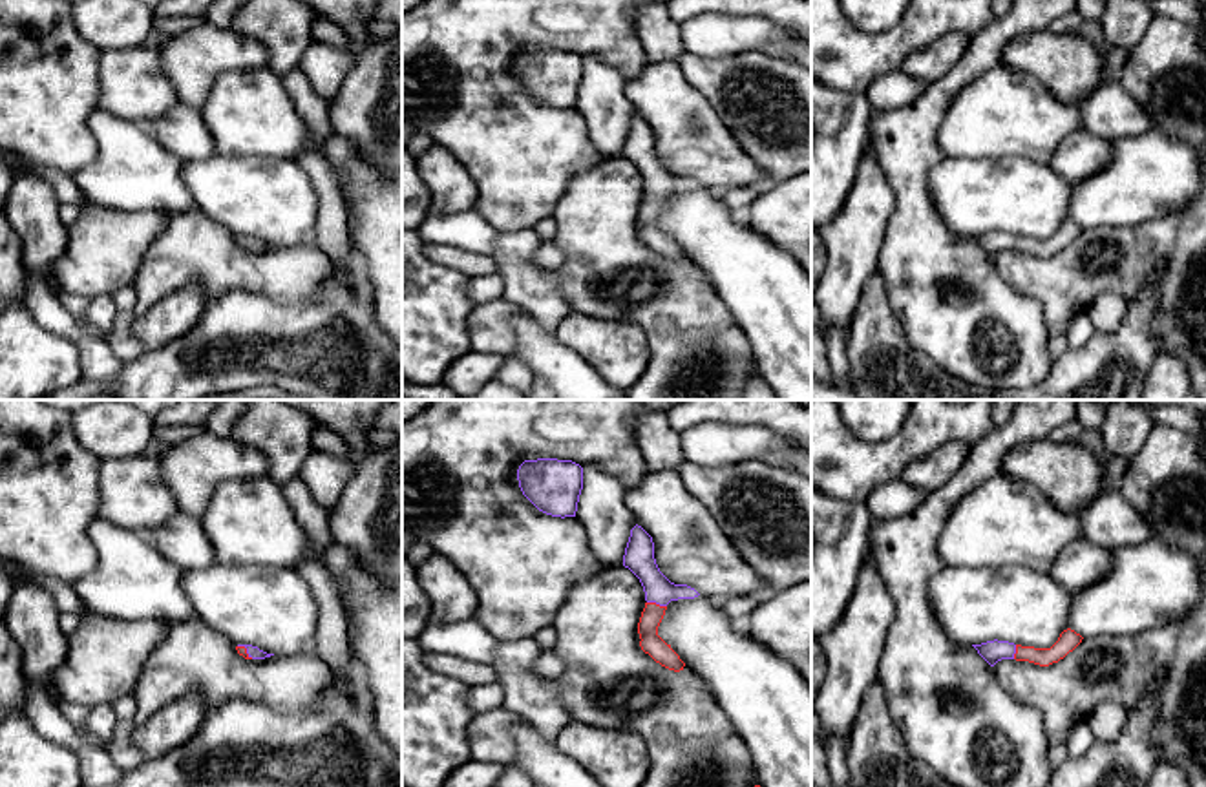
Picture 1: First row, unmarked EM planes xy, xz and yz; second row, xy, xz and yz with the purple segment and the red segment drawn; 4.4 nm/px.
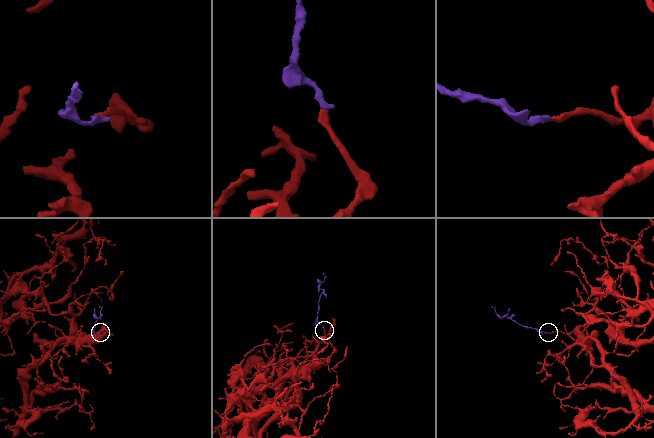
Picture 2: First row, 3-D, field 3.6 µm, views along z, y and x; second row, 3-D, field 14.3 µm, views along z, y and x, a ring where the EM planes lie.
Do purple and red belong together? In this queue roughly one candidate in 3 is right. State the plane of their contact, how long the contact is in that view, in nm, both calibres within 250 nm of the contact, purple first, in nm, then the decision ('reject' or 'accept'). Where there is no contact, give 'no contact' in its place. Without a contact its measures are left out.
contact in xz; length 90 nm; calibres 130 and 100 nm; accept

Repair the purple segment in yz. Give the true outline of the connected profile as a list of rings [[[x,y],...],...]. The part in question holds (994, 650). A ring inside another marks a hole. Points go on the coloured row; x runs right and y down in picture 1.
[[[1067,628],[1060,634],[1058,641],[1051,648],[1021,646],[998,639],[972,646],[990,666],[1001,659],[1029,661],[1040,666],[1049,666],[1073,652],[1082,643],[1082,639],[1084,637],[1080,634]]]

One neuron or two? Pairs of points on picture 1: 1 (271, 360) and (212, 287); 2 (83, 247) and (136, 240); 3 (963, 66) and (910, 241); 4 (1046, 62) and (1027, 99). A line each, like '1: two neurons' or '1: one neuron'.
1: two neurons
2: one neuron
3: one neuron
4: two neurons

